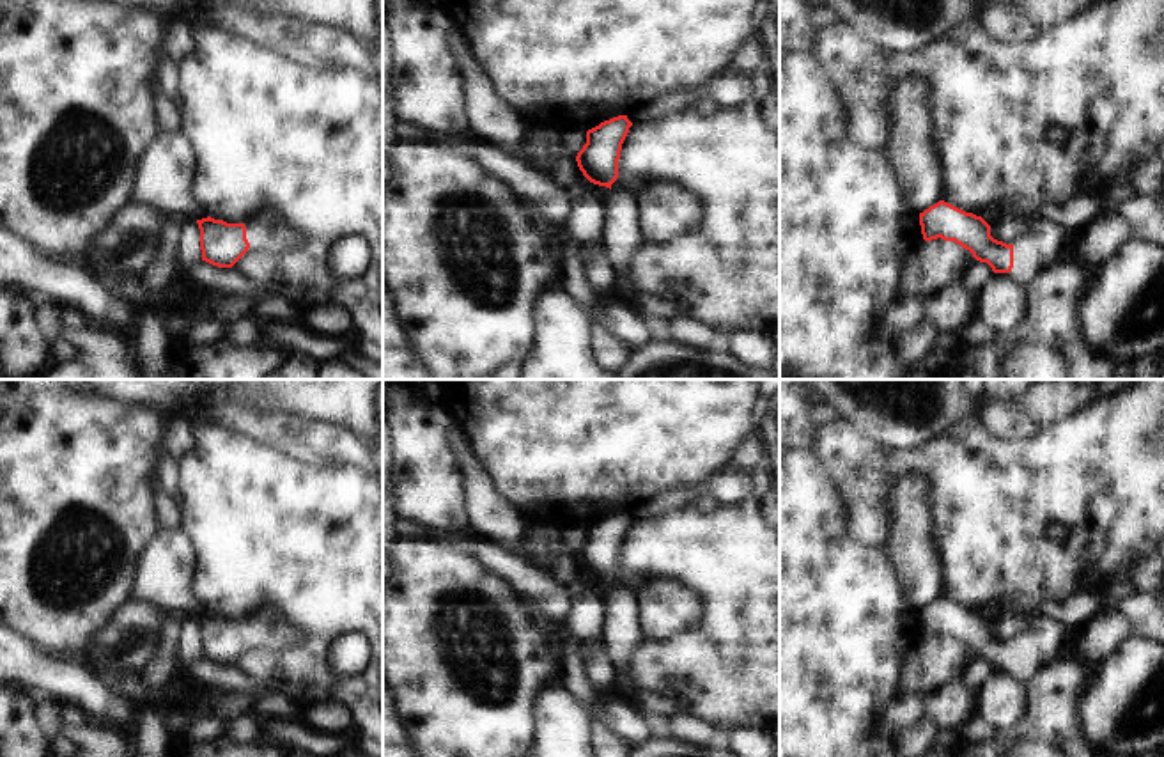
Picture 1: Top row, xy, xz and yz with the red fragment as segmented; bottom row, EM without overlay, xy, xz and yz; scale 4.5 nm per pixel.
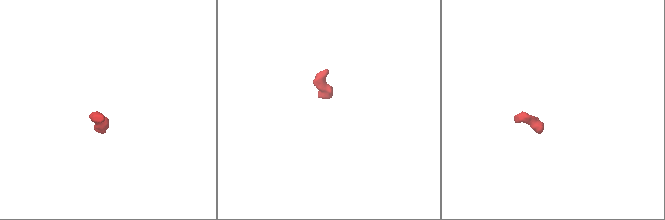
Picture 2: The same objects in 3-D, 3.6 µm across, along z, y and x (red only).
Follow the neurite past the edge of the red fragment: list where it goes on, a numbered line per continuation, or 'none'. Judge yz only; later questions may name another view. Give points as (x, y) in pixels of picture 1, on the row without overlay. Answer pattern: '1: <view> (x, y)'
1: yz (1035, 647)

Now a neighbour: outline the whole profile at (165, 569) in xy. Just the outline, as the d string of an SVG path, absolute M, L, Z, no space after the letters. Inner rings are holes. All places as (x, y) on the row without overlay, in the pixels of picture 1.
M161 528L140 555L131 599L154 603L177 617L207 615L191 592L195 558L195 548L182 528Z

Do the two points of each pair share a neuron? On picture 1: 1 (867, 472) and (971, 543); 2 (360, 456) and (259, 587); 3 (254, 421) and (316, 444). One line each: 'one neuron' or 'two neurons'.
1: one neuron
2: two neurons
3: one neuron

